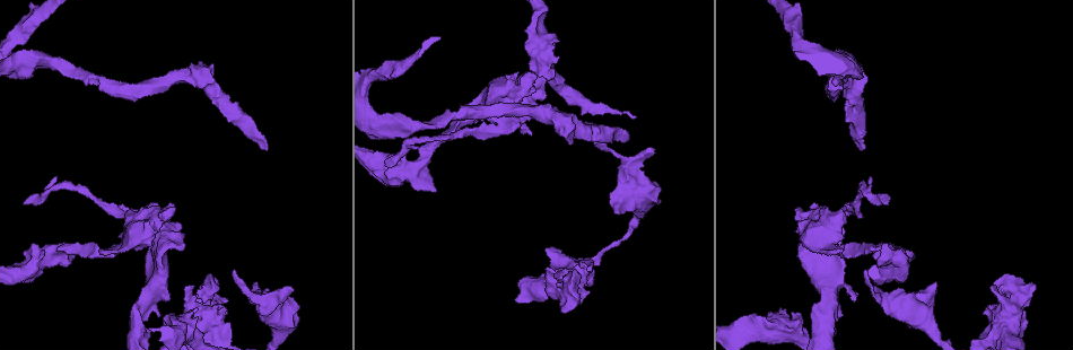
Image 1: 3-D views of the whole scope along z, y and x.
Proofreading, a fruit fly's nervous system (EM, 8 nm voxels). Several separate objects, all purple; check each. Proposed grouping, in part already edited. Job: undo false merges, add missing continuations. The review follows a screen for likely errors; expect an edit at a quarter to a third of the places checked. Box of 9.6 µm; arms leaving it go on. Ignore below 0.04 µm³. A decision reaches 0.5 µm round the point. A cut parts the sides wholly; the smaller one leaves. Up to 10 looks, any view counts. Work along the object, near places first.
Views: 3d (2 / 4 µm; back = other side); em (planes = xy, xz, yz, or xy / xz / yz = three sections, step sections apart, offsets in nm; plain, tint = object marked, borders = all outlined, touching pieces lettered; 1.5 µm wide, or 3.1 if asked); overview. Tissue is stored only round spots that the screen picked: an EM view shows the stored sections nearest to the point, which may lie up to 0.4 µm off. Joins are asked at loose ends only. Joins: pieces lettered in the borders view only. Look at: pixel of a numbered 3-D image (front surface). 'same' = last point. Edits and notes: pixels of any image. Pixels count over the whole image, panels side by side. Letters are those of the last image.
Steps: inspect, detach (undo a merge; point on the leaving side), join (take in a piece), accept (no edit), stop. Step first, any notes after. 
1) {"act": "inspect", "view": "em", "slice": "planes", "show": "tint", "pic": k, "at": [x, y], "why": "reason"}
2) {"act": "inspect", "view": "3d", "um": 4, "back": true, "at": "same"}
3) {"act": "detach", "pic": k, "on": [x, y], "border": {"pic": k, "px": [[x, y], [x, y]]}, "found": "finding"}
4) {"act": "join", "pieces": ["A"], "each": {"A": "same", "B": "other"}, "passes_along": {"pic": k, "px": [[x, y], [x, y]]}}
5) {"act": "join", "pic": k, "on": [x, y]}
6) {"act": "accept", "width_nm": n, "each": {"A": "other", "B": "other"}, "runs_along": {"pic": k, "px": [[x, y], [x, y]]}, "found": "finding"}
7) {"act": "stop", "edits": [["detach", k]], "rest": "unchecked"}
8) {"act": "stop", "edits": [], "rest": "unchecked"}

{"act": "inspect", "view": "3d", "um": 4, "pic": 1, "at": [769, 313], "why": "thick end"}

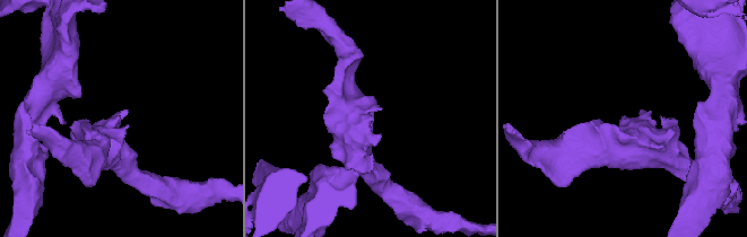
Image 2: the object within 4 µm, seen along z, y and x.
{"act": "inspect", "view": "em", "slice": "yz", "step": 4, "show": "tint", "pic": 2, "at": [128, 126], "why": "now the EM"}

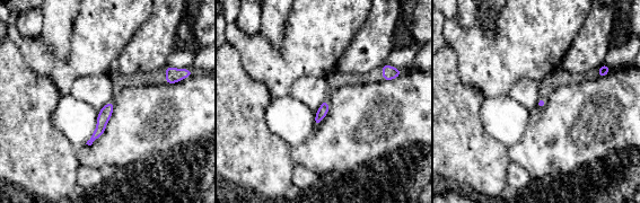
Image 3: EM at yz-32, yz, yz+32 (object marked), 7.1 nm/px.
{"act": "inspect", "view": "em", "slice": "planes", "show": "borders", "at": "same", "why": "another direction"}

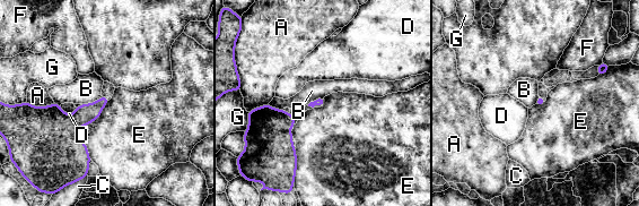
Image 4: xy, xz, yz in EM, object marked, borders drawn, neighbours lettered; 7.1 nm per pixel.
{"act": "accept", "each": {"A": "other", "B": "other", "C": "other", "D": "other", "E": "other", "F": "other", "G": "other"}, "border": {"pic": 4, "px": [[110, 100], [75, 132], [89, 159]]}, "found": "none of them fits"}

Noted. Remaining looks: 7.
{"act": "inspect", "view": "em", "slice": "planes", "show": "borders", "pic": 1, "at": [860, 150], "why": "free end"}

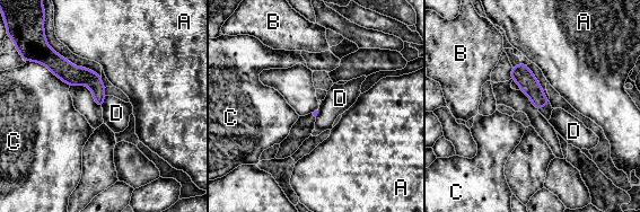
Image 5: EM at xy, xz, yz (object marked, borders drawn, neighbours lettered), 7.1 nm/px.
{"act": "accept", "longest_contact_nm": ["C", 300], "each": {"A": "other", "B": "other", "C": "other", "D": "other"}, "border": {"pic": 5, "px": [[106, 96], [102, 107]]}, "found": "no lettered piece goes on from it"}

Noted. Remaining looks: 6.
{"act": "inspect", "view": "3d", "um": 2, "back": true, "pic": 1, "at": [877, 290], "why": "branch stops here"}

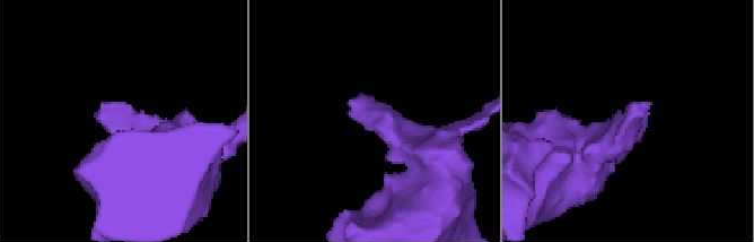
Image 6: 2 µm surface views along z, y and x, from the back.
{"act": "inspect", "view": "em", "slice": "planes", "show": "borders", "pic": 6, "at": [350, 105], "why": "shape alone is not enough"}

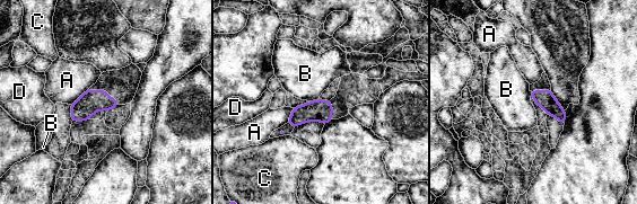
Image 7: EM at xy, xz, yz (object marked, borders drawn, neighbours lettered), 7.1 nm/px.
{"act": "accept", "each": {"A": "other", "B": "other", "C": "other", "D": "other"}, "border": {"pic": 7, "px": [[317, 98], [308, 102]]}, "found": "none of them fits"}

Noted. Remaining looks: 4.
{"act": "inspect", "view": "3d", "um": 2, "back": true, "pic": 1, "at": [114, 249], "why": "sudden change in width"}

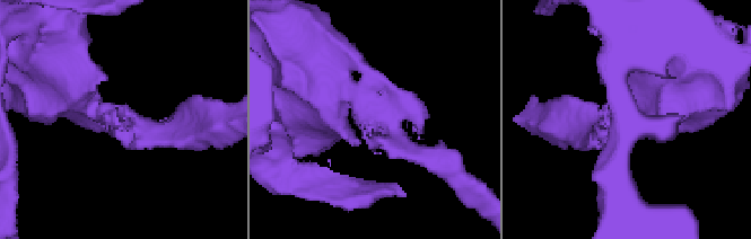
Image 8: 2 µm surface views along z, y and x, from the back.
{"act": "inspect", "view": "em", "slice": "planes", "show": "borders", "pic": 8, "at": [123, 121], "why": "shape alone is not enough"}

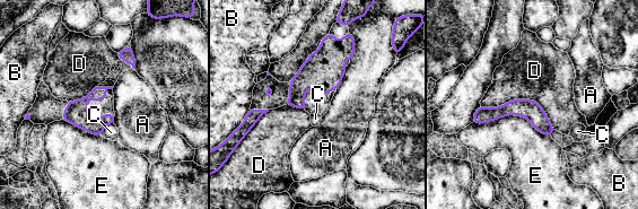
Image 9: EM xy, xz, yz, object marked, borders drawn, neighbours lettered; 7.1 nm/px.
{"act": "accept", "each": {"A": "other", "B": "other", "C": "other", "D": "other", "E": "other"}, "border": {"pic": 9, "px": [[113, 122], [110, 122], [99, 135]]}, "found": "one cell here"}

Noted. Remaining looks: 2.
{"act": "stop", "edits": [], "rest": "unchecked"}

